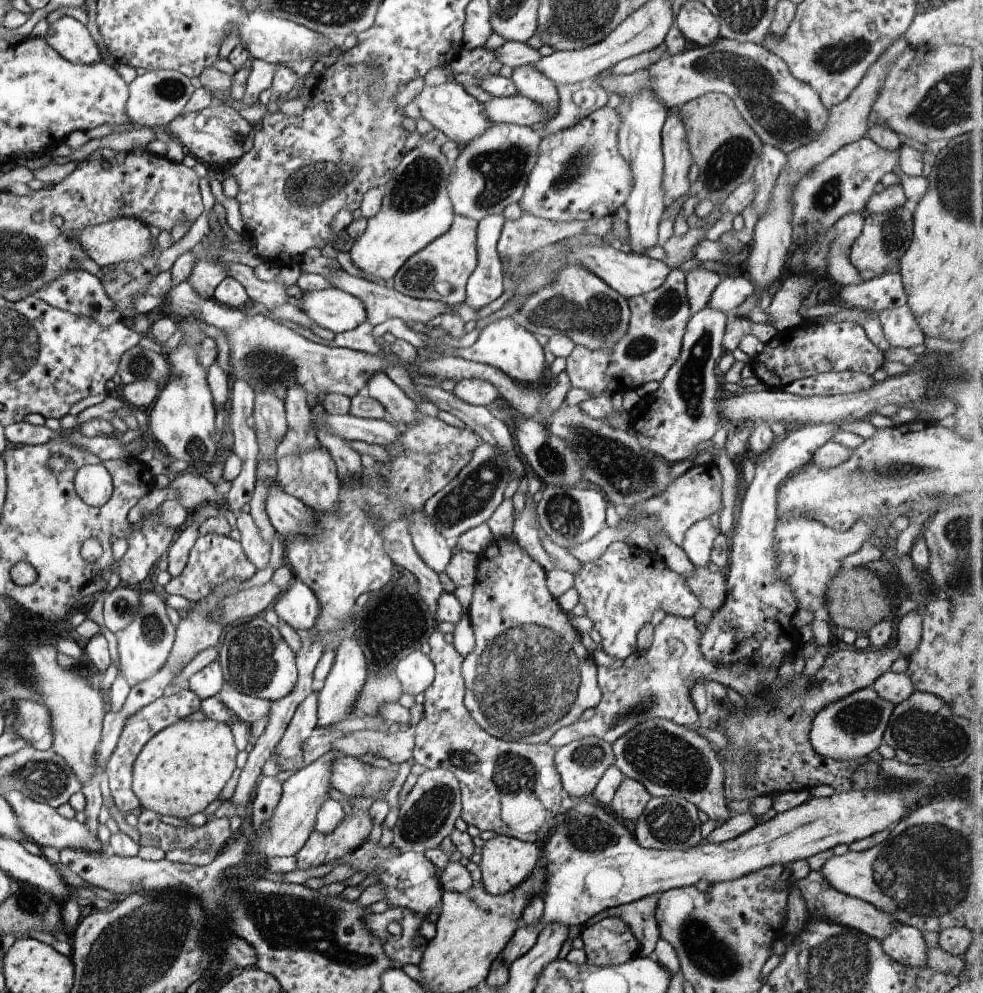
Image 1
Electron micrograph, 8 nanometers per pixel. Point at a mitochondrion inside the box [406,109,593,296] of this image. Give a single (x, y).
(500, 170)

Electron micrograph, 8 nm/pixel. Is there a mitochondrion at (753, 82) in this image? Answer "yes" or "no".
yes

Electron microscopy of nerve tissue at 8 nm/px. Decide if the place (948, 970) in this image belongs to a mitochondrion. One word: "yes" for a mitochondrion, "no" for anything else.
no

